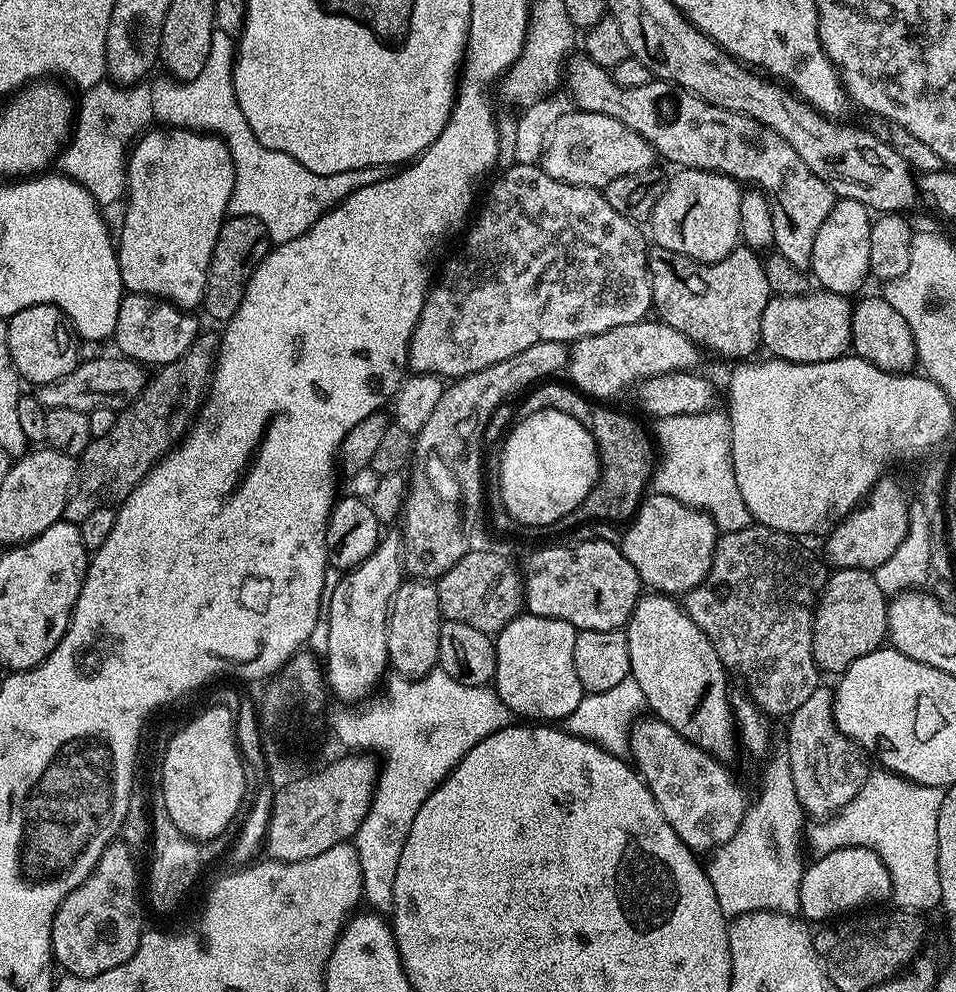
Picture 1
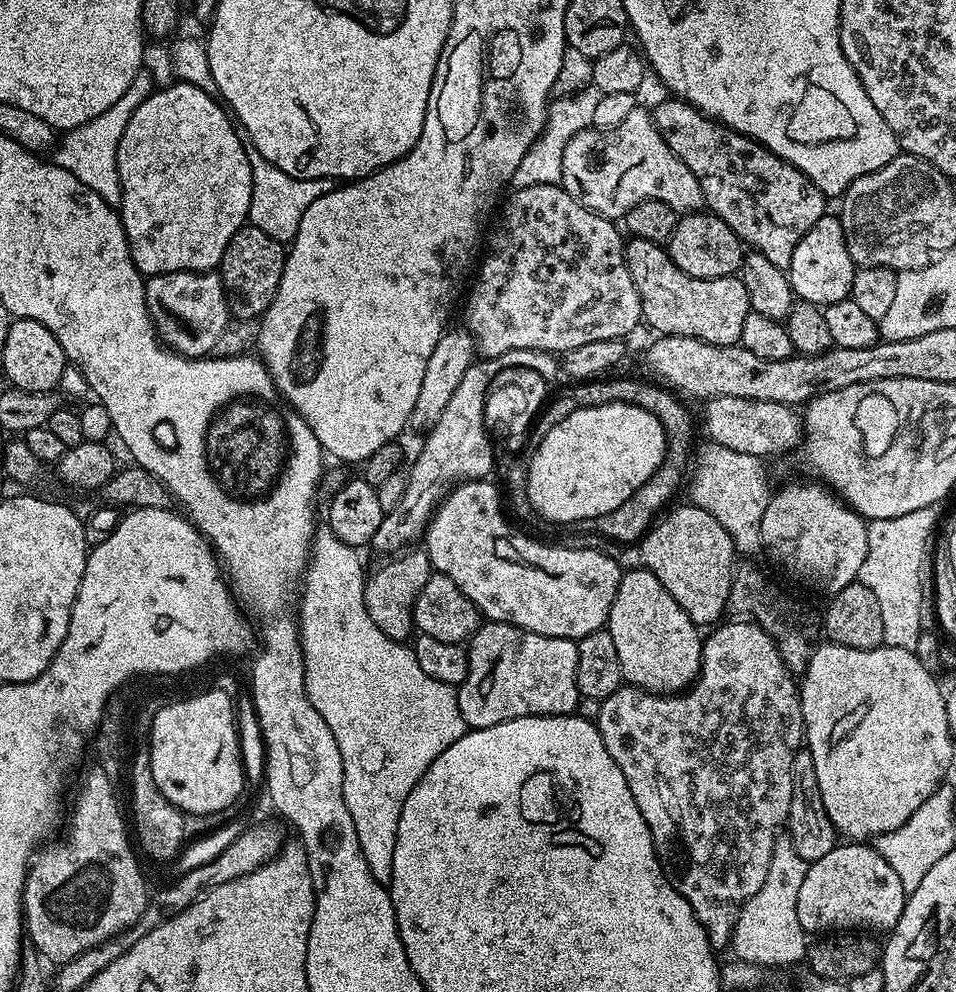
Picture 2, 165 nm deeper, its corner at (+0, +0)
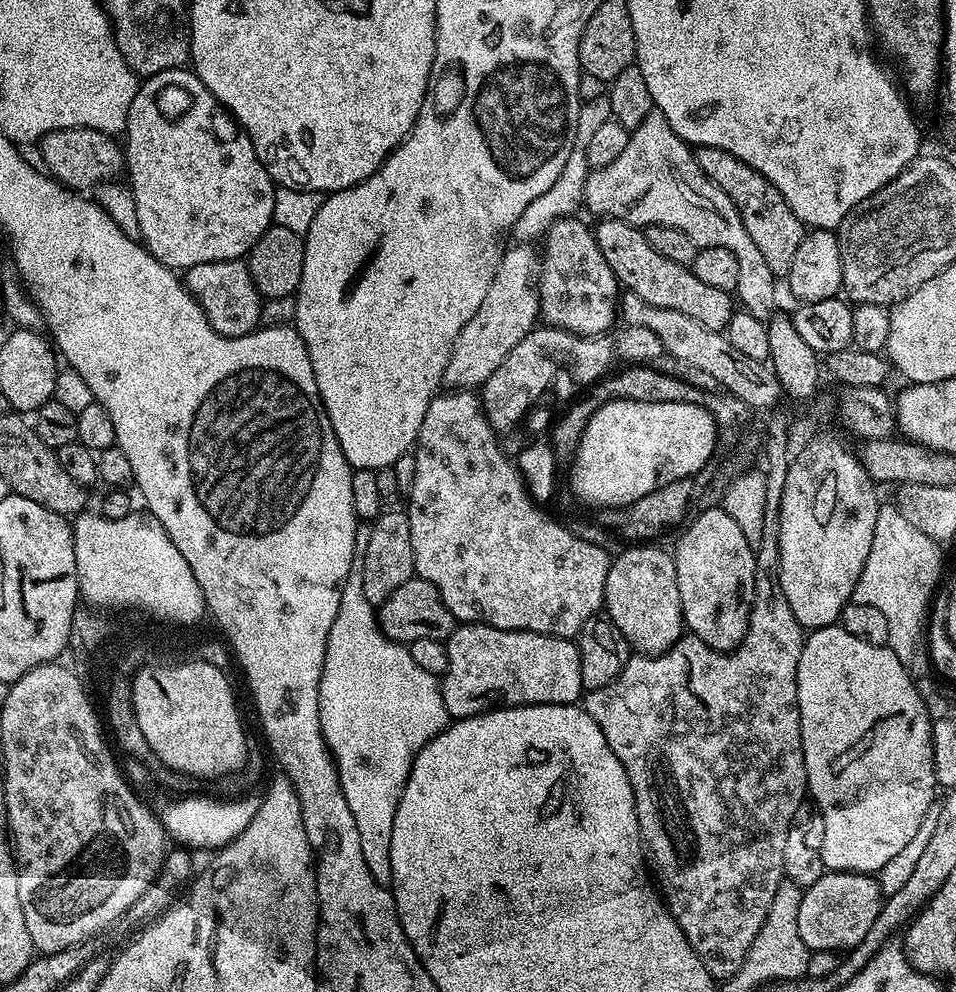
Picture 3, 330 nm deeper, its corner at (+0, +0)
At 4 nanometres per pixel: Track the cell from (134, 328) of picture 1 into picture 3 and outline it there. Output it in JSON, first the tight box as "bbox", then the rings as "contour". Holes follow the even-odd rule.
{"bbox":[182,259,262,338],"contour":[[[243,259],[202,262],[187,269],[182,279],[188,293],[196,299],[198,306],[202,306],[210,326],[214,326],[218,334],[239,338],[249,336],[251,332],[261,327],[262,297],[254,286],[254,278],[250,278],[250,270]]]}

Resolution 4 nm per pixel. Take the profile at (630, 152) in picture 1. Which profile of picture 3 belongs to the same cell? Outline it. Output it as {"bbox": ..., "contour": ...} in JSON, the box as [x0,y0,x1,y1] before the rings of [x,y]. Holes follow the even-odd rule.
{"bbox":[584,110,778,321],"contour":[[[653,110],[646,114],[645,120],[630,132],[626,142],[626,150],[610,162],[610,166],[593,168],[589,171],[585,182],[584,203],[585,209],[593,212],[593,217],[621,220],[627,224],[635,224],[643,230],[652,224],[658,226],[674,226],[674,230],[683,230],[689,238],[694,238],[697,249],[710,246],[722,246],[722,250],[730,250],[734,258],[738,258],[738,286],[735,295],[740,296],[743,311],[754,314],[754,318],[762,321],[772,319],[776,308],[776,284],[778,277],[770,270],[766,257],[754,246],[746,226],[742,222],[742,214],[734,206],[728,195],[715,184],[698,166],[695,151],[666,122],[660,112]]]}

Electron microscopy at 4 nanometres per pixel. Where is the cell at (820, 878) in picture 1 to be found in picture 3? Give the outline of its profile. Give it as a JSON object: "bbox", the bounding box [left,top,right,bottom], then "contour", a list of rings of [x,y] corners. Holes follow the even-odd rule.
{"bbox":[798,871,883,952],"contour":[[[827,871],[814,886],[803,891],[798,908],[798,934],[812,952],[850,950],[865,938],[883,901],[879,881],[873,875]]]}

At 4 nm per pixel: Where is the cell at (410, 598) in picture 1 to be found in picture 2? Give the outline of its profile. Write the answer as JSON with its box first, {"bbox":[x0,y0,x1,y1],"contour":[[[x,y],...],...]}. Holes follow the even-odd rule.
{"bbox":[364,550,434,642],"contour":[[[404,550],[393,555],[389,564],[384,564],[376,573],[364,580],[364,605],[370,614],[370,622],[390,638],[404,642],[413,635],[412,607],[426,582],[434,571],[428,560],[428,553],[423,550]]]}

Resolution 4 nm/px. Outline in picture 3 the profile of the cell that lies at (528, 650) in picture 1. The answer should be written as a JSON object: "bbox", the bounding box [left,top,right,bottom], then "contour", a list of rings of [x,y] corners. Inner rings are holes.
{"bbox":[440,623,585,717],"contour":[[[461,623],[446,641],[448,661],[440,689],[449,717],[477,716],[494,708],[519,708],[522,704],[576,704],[585,691],[575,639],[537,632],[498,630],[489,624]]]}

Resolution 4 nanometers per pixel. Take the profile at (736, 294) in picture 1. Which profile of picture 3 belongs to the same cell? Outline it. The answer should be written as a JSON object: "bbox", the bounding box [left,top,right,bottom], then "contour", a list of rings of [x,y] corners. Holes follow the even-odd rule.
{"bbox":[595,218,734,332],"contour":[[[607,218],[597,219],[595,223],[598,250],[602,250],[610,270],[614,270],[617,280],[627,291],[638,294],[642,302],[650,302],[652,306],[663,306],[666,310],[678,310],[678,314],[687,314],[689,318],[694,318],[694,322],[702,322],[702,326],[715,332],[727,329],[734,311],[733,297],[729,293],[701,282],[689,265],[662,258],[662,254],[658,254],[658,250],[646,242],[643,231],[635,224]]]}

